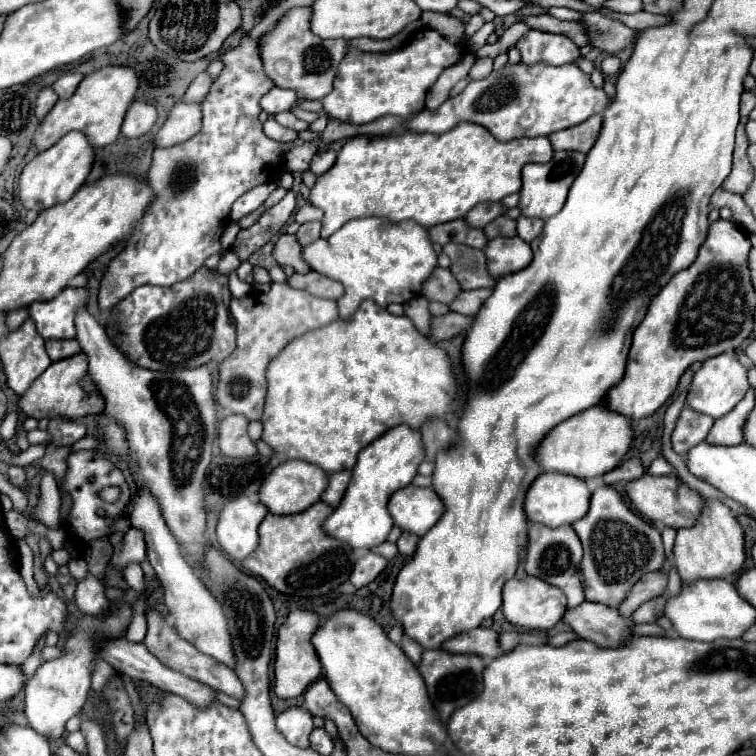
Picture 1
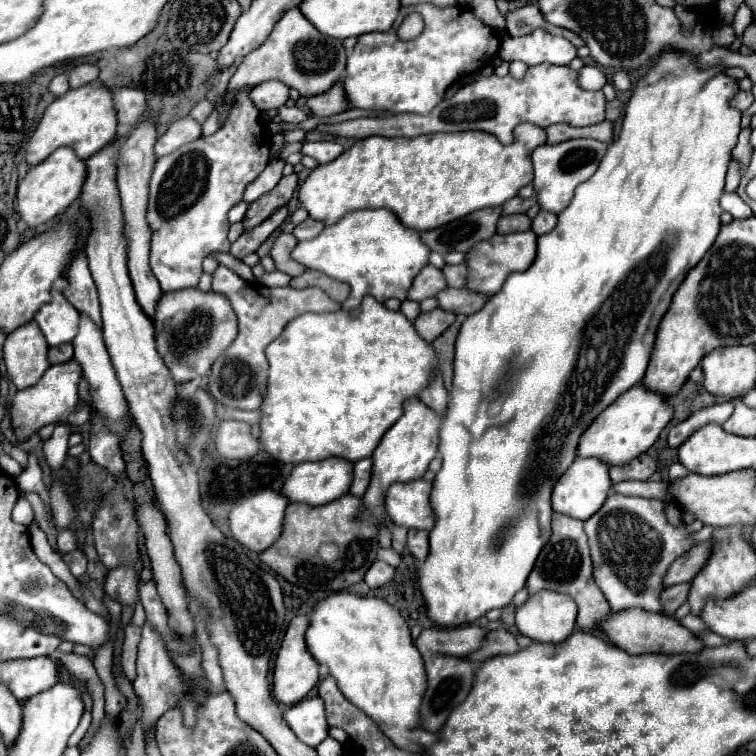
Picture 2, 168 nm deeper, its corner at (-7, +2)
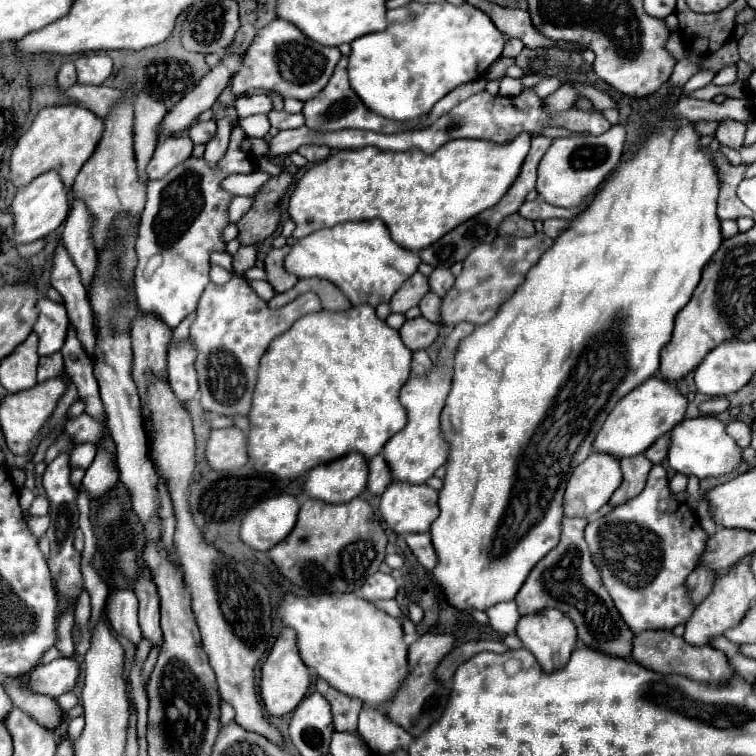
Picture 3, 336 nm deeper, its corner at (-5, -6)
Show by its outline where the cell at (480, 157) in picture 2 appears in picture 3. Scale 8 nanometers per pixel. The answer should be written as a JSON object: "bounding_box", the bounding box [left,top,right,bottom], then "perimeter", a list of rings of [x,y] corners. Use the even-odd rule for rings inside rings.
{"bounding_box":[289,132,531,252],"perimeter":[[[525,132],[509,144],[451,140],[433,154],[425,154],[417,148],[385,152],[371,146],[339,150],[311,166],[291,192],[289,216],[297,224],[295,238],[347,220],[381,218],[401,248],[417,252],[469,218],[493,208],[521,174],[529,146],[531,134]]]}

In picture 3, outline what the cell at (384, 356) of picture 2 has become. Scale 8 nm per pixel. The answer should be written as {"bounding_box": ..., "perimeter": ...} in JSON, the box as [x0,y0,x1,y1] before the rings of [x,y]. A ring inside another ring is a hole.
{"bounding_box":[249,304,411,478],"perimeter":[[[361,304],[357,308],[349,308],[345,312],[327,312],[321,310],[317,314],[307,314],[303,318],[299,318],[285,334],[277,336],[267,352],[261,358],[261,366],[259,366],[259,378],[257,378],[257,388],[253,394],[253,406],[249,412],[249,420],[251,420],[251,430],[249,430],[249,458],[253,460],[255,468],[259,472],[269,472],[275,474],[279,478],[295,478],[295,476],[303,476],[305,472],[309,472],[311,468],[315,468],[317,464],[325,464],[331,460],[337,460],[345,454],[351,452],[359,452],[365,456],[365,460],[371,460],[375,454],[381,452],[381,448],[385,446],[385,442],[399,432],[401,428],[405,428],[407,424],[407,414],[405,408],[399,402],[399,390],[401,386],[411,378],[411,352],[409,348],[405,348],[405,344],[401,344],[401,336],[395,328],[387,326],[385,320],[377,318],[375,308],[369,304]]]}

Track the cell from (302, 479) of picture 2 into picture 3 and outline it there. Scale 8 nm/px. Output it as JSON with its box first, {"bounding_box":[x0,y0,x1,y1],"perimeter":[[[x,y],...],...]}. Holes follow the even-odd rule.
{"bounding_box":[303,452,367,504],"perimeter":[[[353,452],[335,462],[313,468],[303,484],[303,492],[327,504],[345,504],[359,496],[367,484],[367,460]]]}

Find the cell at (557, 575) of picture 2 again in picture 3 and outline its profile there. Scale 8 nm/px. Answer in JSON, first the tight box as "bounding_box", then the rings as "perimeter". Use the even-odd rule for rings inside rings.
{"bounding_box":[515,518,633,658],"perimeter":[[[563,518],[561,520],[561,540],[559,544],[531,570],[523,588],[519,590],[515,602],[521,614],[531,614],[541,608],[557,608],[565,612],[577,626],[579,640],[603,654],[629,658],[631,656],[631,640],[633,632],[619,616],[613,600],[603,588],[601,576],[591,562],[591,554],[587,542],[583,538],[583,530],[587,526],[585,518]]]}

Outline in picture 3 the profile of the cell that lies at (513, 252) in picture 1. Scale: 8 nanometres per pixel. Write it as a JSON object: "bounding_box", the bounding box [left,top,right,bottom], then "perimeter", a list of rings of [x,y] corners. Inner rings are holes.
{"bounding_box":[441,234,553,326],"perimeter":[[[535,234],[531,238],[507,238],[499,236],[491,244],[479,244],[469,252],[463,260],[463,270],[457,276],[453,290],[443,298],[441,316],[443,326],[457,324],[457,322],[471,322],[475,326],[489,322],[497,308],[515,292],[515,288],[523,282],[523,276],[529,272],[531,266],[537,264],[541,254],[553,244],[553,240],[545,234]]]}

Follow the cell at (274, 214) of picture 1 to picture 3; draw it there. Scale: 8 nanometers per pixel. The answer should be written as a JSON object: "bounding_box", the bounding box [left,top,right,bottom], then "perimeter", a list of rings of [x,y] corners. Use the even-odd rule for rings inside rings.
{"bounding_box":[233,246,257,274],"perimeter":[[[241,246],[237,250],[237,254],[233,256],[233,268],[241,274],[245,274],[249,268],[255,266],[255,256],[257,256],[257,248],[255,246]]]}

